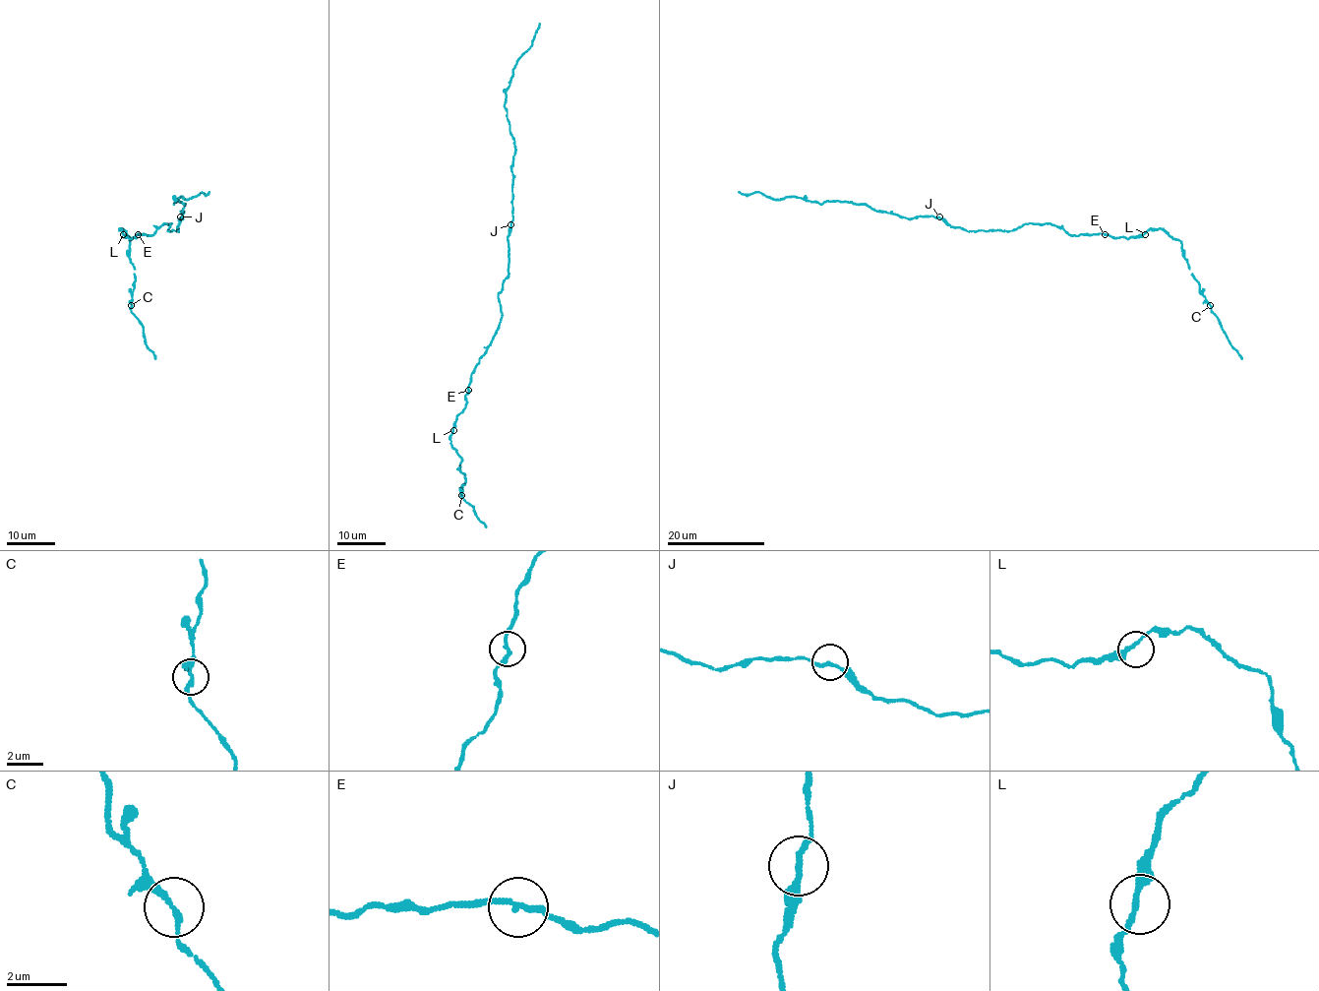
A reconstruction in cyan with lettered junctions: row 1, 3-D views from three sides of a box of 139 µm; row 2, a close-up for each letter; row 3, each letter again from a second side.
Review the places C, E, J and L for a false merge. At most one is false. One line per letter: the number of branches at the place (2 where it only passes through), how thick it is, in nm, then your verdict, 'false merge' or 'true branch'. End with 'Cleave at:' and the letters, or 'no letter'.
C: 2 | 220 nm | true branch
E: 2 | 190 nm | true branch
J: 2 | 190 nm | true branch
L: 2 | 240 nm | true branch
Cleave at: no letter

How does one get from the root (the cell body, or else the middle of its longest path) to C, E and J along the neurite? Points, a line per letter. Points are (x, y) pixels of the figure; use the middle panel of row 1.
C: (501, 314), (496, 334), (470, 375), (464, 409), (449, 435), (465, 479), (462, 495)
E: (501, 314), (496, 334), (470, 375), (468, 390)
J: (501, 314), (498, 293), (509, 275), (508, 235), (510, 224)

